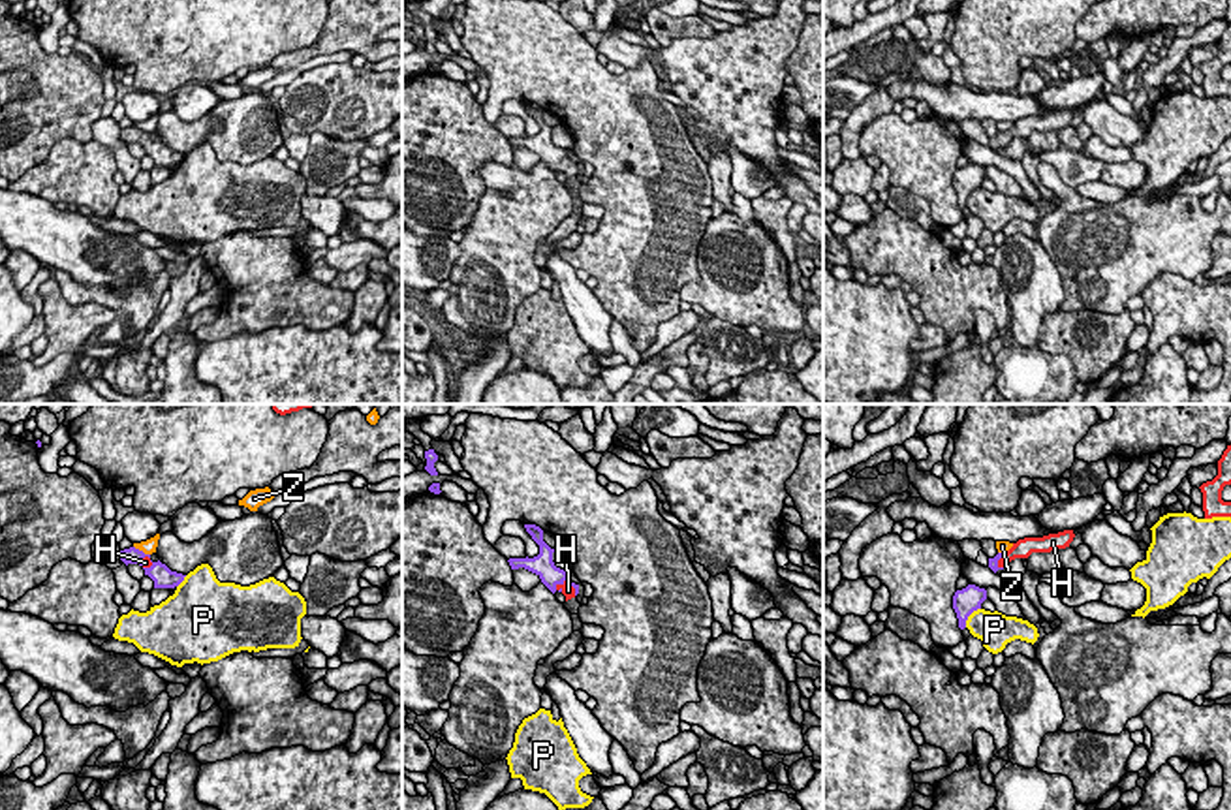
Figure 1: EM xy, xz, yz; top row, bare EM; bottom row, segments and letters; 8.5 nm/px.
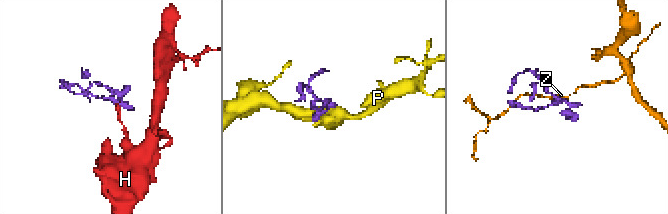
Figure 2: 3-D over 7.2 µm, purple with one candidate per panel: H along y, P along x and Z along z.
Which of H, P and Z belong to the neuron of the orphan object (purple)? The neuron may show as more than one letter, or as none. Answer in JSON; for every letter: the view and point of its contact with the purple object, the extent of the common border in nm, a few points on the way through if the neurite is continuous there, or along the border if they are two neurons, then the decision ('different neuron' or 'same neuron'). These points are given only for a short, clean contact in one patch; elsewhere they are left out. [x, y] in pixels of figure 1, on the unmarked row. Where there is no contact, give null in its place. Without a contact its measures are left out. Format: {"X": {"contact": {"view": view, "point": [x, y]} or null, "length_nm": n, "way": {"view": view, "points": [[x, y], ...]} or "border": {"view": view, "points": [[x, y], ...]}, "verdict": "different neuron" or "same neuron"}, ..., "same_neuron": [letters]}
{"H": {"contact": {"view": "xz", "point": [568, 158]}, "length_nm": 200, "way": {"view": "xz", "points": [[544, 145], [557, 158], [568, 158], [568, 170]]}, "verdict": "same neuron"}, "P": {"contact": {"view": "yz", "point": [968, 194]}, "length_nm": 220, "verdict": "different neuron"}, "Z": {"contact": {"view": "xy", "point": [141, 130]}, "length_nm": 170, "border": {"view": "xy", "points": [[134, 124], [149, 134]]}, "verdict": "different neuron"}, "same_neuron": ["H"]}

